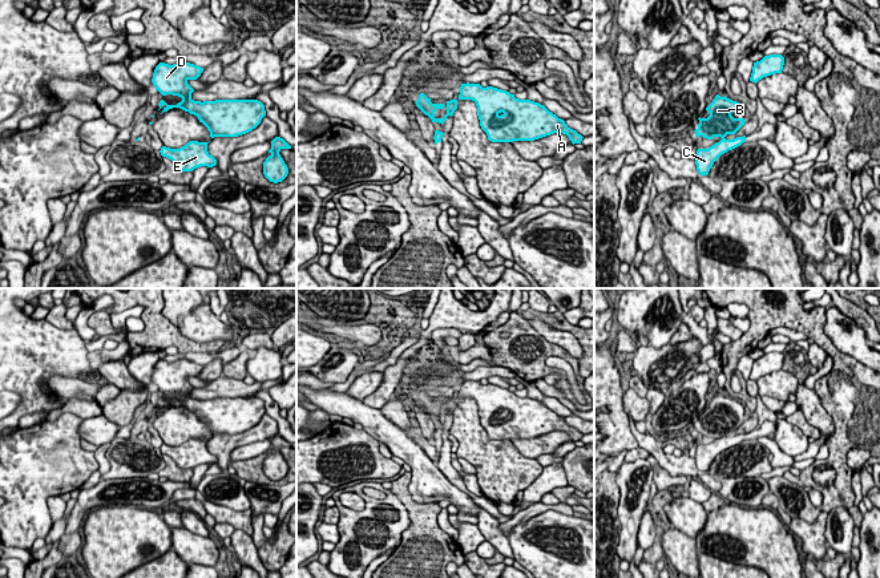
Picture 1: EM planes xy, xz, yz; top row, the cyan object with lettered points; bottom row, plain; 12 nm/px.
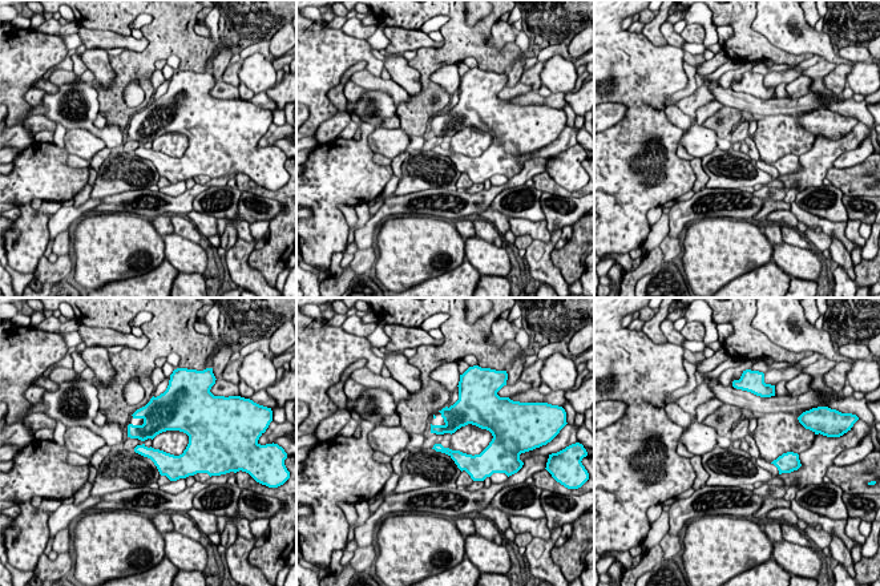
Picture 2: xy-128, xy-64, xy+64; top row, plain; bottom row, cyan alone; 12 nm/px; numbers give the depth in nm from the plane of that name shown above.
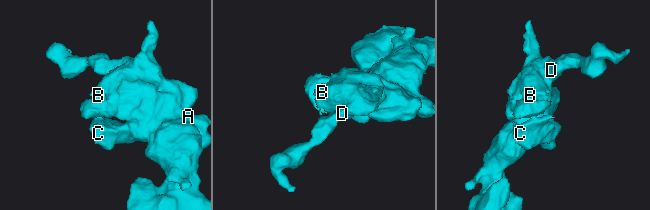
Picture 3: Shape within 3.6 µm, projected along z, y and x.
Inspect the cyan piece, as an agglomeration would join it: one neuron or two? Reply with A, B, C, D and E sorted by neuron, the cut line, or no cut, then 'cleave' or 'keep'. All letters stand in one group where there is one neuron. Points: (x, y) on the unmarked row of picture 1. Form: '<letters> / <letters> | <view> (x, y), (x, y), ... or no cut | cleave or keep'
A B C D E | no cut | keep

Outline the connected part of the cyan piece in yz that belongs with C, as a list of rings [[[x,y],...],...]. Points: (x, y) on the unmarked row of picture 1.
[[[715,393],[713,400],[706,405],[710,411],[707,416],[698,416],[699,423],[694,428],[695,434],[713,437],[720,434],[722,437],[709,446],[698,446],[695,462],[699,473],[707,473],[714,460],[728,448],[732,448],[746,440],[746,433],[734,437],[726,437],[727,432],[735,432],[746,420],[744,416],[734,416],[732,409],[739,409],[739,400],[730,396]]]

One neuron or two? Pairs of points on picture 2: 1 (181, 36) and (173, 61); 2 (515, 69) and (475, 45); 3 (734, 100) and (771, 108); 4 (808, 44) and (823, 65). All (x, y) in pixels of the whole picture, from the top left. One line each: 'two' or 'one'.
1: two
2: two
3: one
4: two

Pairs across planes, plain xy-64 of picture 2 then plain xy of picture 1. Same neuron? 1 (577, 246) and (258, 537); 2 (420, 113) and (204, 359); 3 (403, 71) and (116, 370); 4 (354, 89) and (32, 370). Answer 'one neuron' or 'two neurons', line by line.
1: two neurons
2: two neurons
3: one neuron
4: two neurons

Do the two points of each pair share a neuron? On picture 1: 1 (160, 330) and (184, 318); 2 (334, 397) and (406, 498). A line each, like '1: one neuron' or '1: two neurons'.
1: two neurons
2: two neurons

